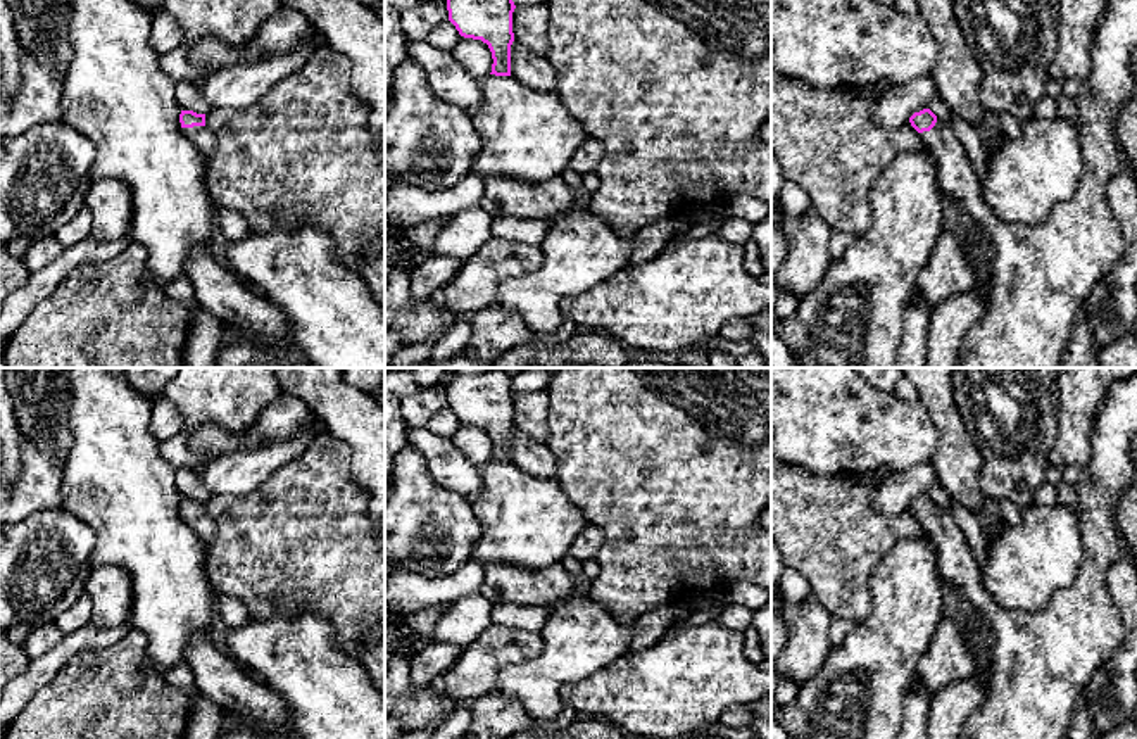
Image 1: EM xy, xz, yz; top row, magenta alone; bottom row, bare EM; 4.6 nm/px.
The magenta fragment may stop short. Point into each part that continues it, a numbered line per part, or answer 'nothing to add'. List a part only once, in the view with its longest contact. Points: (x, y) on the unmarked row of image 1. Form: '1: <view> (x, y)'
1: xy (201, 524)

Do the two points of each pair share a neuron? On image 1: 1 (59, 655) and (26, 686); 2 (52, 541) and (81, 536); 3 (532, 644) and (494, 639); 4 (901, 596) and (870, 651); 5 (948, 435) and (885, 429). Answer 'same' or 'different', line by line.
1: same
2: same
3: same
4: same
5: different

